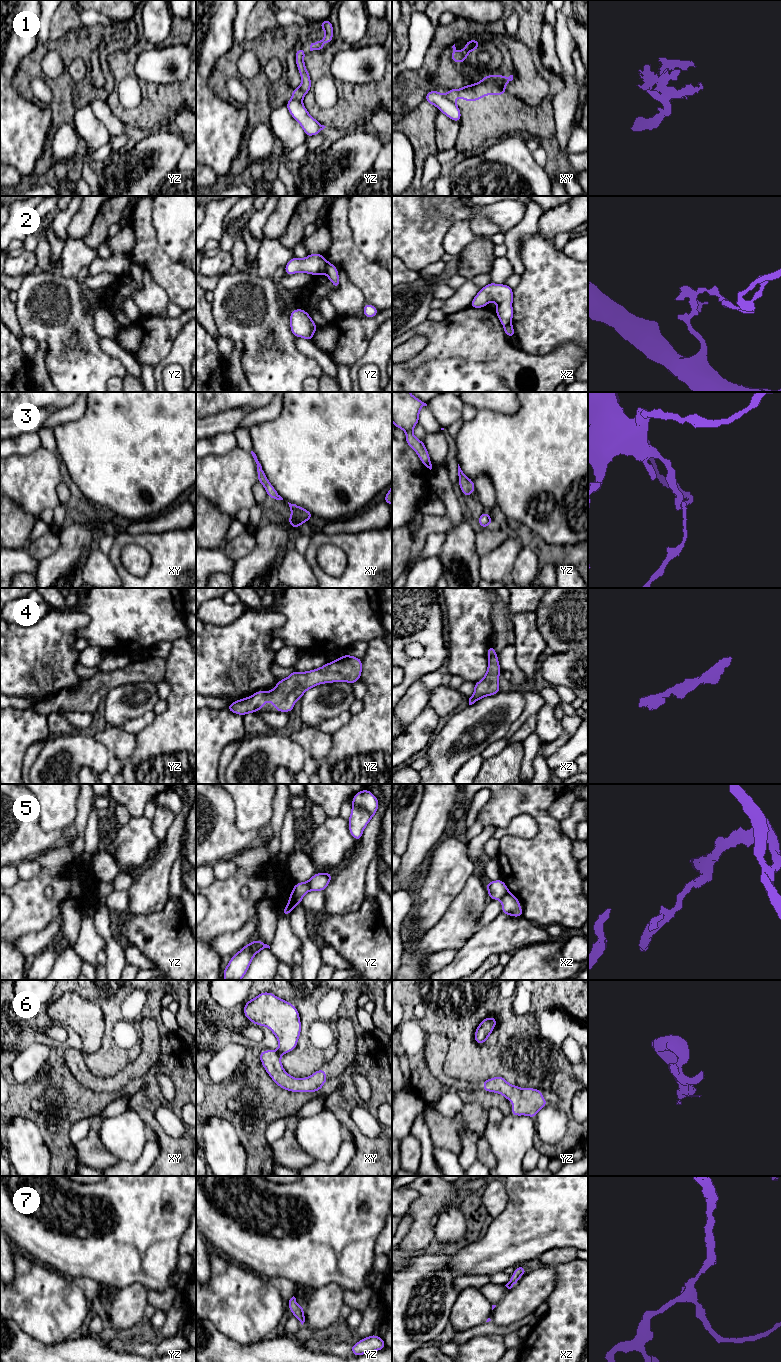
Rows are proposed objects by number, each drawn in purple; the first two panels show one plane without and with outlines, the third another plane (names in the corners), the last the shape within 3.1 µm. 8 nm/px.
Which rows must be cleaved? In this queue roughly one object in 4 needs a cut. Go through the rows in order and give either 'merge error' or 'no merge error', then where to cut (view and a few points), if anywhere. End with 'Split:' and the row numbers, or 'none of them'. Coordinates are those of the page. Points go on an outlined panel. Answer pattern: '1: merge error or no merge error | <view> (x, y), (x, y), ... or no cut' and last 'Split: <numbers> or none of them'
1: merge error | xy (444, 95), (456, 105)
2: merge error | yz (327, 261), (324, 272)
3: no merge error | no cut
4: no merge error | no cut
5: merge error | yz (308, 881), (309, 890)
6: no merge error | no cut
7: no merge error | no cut
Split: 1, 2, 5

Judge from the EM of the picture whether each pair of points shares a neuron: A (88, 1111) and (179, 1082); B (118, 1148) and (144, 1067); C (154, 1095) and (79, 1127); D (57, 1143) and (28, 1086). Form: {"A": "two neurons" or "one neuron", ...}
{"A": "one neuron", "B": "two neurons", "C": "two neurons", "D": "one neuron"}

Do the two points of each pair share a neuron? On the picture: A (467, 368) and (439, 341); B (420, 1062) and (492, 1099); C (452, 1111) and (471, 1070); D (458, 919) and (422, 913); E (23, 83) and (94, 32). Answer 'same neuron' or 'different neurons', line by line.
A: different neurons
B: same neuron
C: different neurons
D: different neurons
E: same neuron

